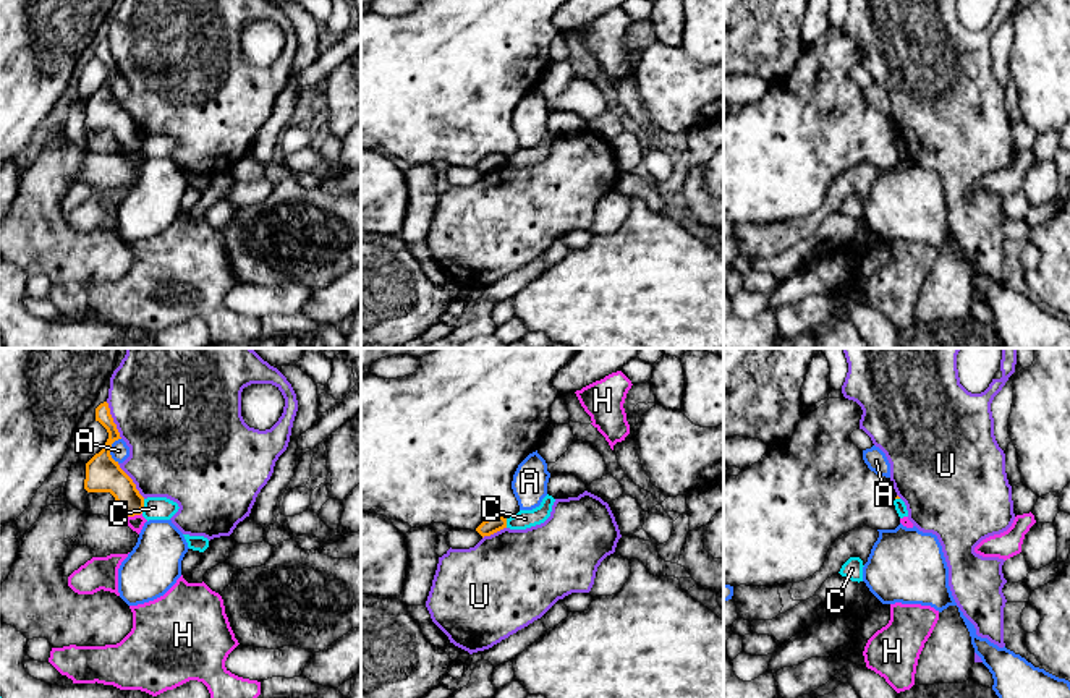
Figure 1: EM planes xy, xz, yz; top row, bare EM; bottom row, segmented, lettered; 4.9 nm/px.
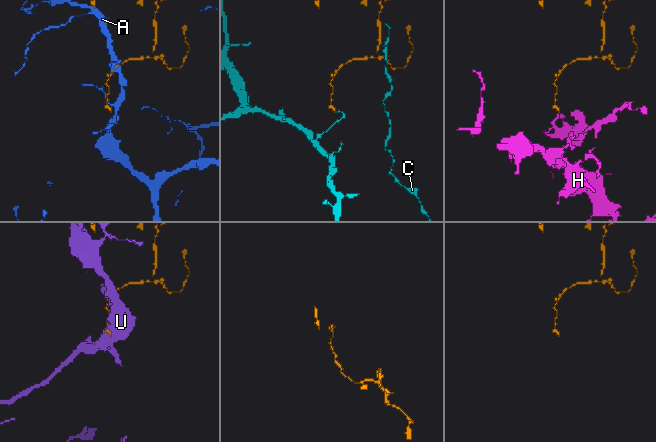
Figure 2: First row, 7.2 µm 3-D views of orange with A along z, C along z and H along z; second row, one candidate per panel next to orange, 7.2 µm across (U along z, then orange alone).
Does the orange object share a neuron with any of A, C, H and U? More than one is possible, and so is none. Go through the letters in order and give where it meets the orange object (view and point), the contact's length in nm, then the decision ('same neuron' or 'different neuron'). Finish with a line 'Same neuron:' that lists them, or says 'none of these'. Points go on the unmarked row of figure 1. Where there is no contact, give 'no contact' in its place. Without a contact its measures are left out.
A: meets orange in xy at (109, 86); contact 130 nm long; different neuron
C: meets orange in xy at (143, 143); contact 70 nm long; different neuron
H: meets orange in xy at (133, 153); contact 80 nm long; different neuron
U: meets orange in xy at (112, 57); contact 200 nm long; different neuron
Same neuron: none of these

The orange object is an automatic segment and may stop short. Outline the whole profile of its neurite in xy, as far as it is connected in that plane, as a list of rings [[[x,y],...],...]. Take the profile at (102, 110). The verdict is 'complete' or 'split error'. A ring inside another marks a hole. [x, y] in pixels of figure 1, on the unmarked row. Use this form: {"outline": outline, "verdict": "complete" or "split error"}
{"outline": [[[107,39],[96,45],[96,58],[107,66],[108,76],[105,84],[86,100],[84,126],[87,130],[110,130],[128,154],[141,152],[144,134],[110,92],[112,81],[121,74]]], "verdict": "complete"}

